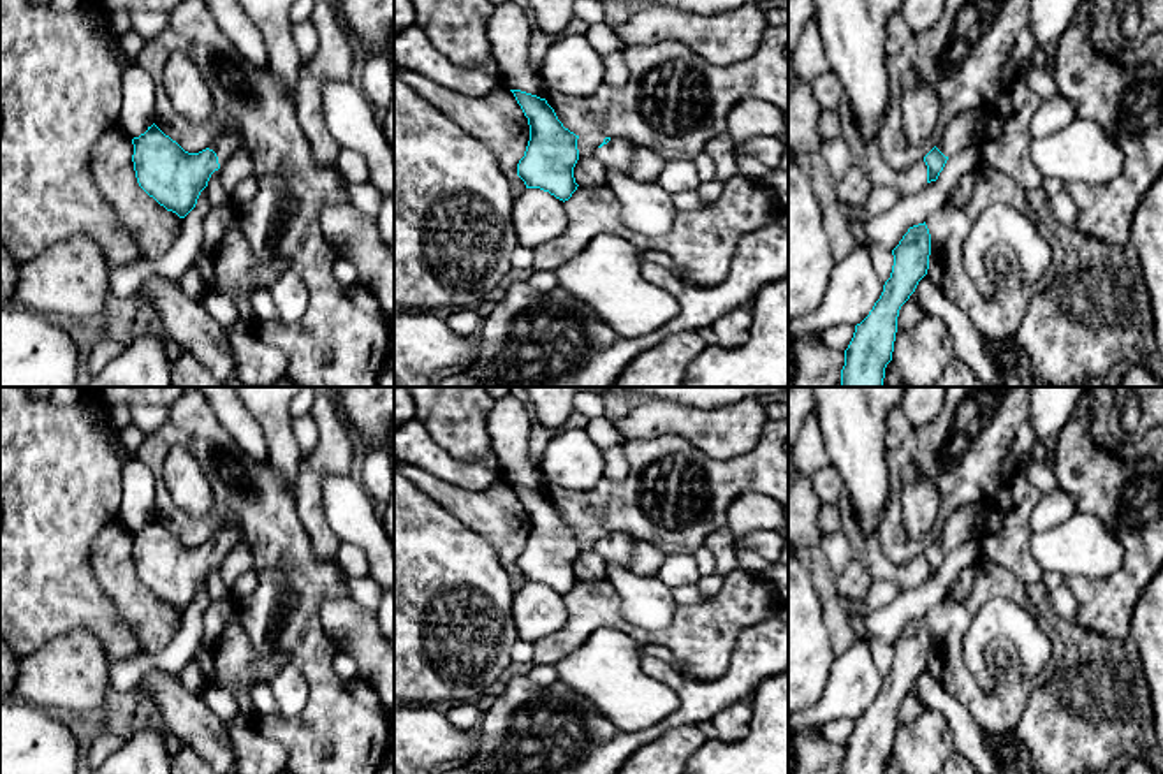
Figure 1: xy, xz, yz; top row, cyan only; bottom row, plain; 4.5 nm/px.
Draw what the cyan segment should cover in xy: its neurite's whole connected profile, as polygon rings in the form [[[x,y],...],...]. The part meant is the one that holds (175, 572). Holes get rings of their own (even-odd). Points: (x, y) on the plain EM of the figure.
[[[155,517],[134,531],[132,538],[139,580],[179,612],[195,602],[211,568],[223,563],[229,551],[241,542],[238,528],[225,526],[213,529],[206,544],[188,547]]]

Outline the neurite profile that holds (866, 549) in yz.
[[[843,491],[838,498],[839,512],[843,517],[843,529],[850,540],[853,552],[853,561],[859,561],[873,579],[890,580],[897,584],[903,591],[913,589],[925,582],[927,579],[927,559],[925,556],[917,556],[906,565],[894,565],[883,554],[880,545],[880,535],[864,535],[860,531],[859,515],[852,505],[850,494]]]

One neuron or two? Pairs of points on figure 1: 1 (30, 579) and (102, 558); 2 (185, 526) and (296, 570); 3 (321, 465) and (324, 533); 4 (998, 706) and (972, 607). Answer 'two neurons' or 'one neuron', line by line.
1: two neurons
2: one neuron
3: one neuron
4: one neuron

